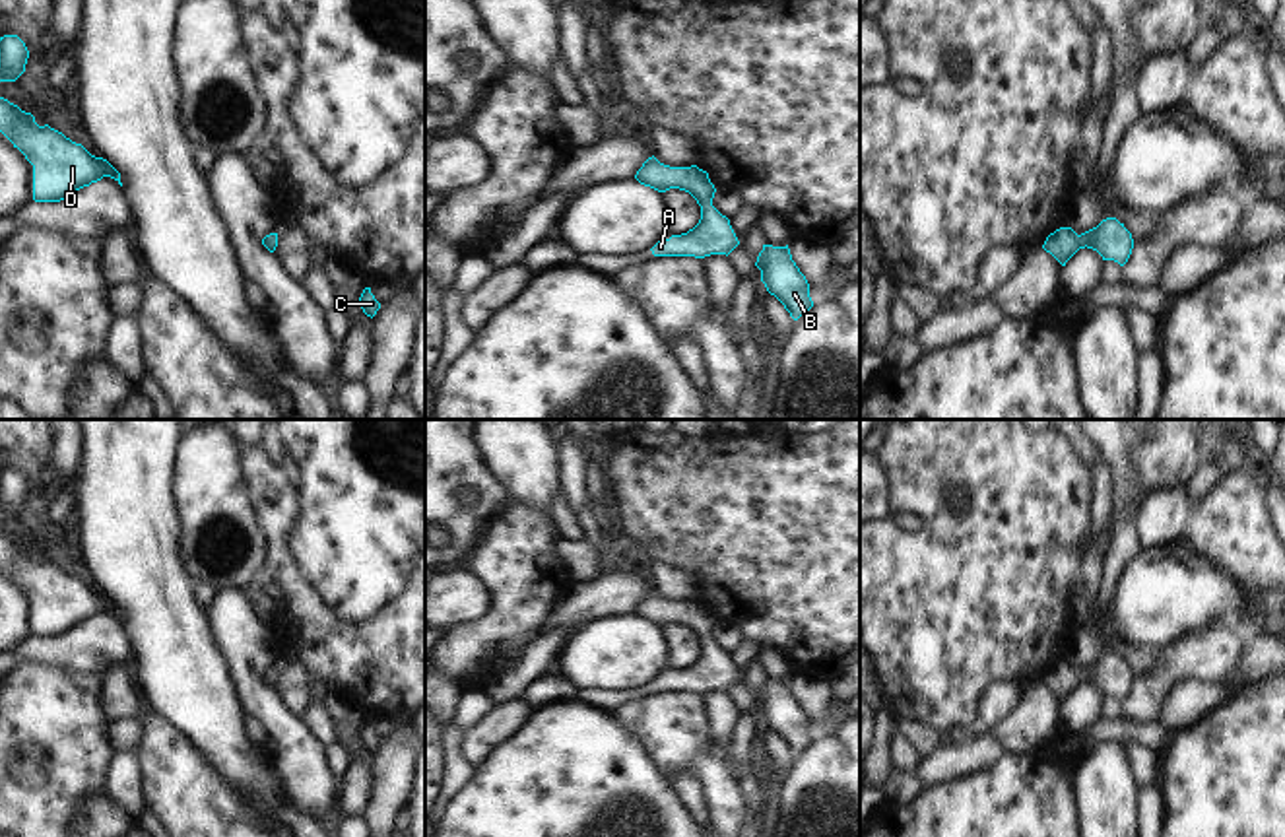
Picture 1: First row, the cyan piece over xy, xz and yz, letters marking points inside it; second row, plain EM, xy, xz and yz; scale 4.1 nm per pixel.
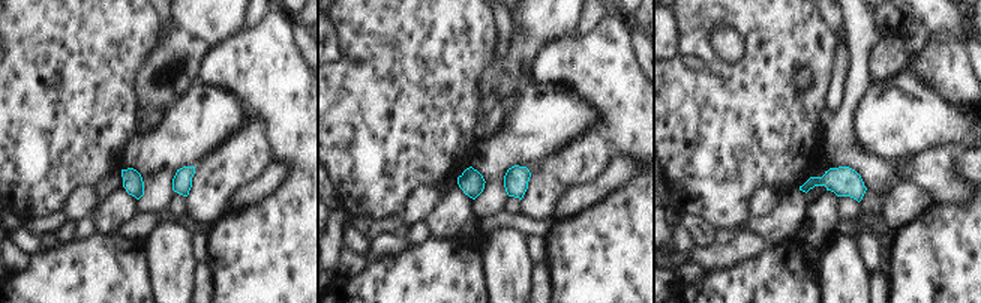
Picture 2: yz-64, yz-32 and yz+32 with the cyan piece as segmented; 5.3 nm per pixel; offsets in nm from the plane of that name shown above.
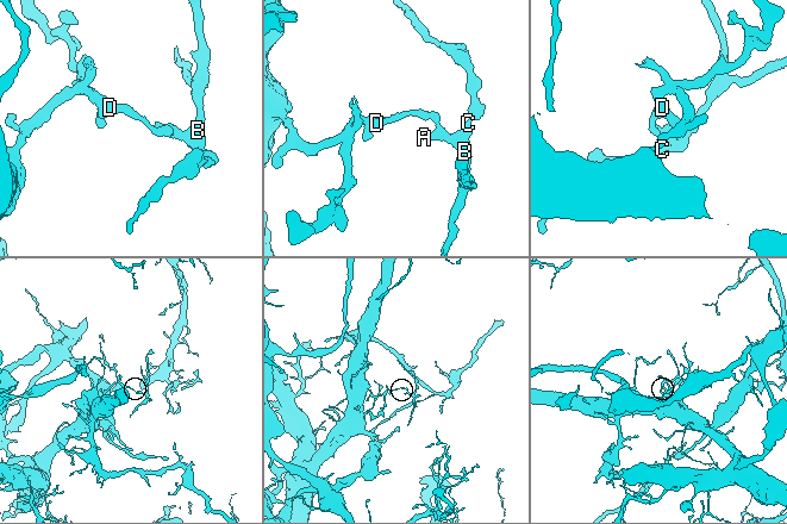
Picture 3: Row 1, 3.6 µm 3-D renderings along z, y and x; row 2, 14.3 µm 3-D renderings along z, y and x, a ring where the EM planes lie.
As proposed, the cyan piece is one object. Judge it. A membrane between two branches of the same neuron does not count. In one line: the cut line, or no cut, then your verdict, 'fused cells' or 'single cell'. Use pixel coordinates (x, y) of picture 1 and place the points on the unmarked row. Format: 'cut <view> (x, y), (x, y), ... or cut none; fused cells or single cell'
cut none; single cell

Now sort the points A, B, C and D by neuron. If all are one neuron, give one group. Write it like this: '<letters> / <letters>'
A B C D

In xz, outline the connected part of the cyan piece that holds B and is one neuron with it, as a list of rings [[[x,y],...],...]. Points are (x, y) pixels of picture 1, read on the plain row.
[[[763,680],[755,701],[761,705],[767,726],[784,740],[794,755],[813,742],[809,719],[792,695],[788,680]]]

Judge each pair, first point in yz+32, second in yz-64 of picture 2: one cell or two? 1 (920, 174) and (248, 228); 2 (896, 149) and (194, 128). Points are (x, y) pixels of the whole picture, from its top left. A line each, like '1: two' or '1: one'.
1: two
2: one

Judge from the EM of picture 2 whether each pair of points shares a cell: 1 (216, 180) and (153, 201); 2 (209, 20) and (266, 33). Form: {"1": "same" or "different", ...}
{"1": "different", "2": "different"}

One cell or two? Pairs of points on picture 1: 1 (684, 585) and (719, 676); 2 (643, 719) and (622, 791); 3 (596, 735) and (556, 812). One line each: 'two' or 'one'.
1: two
2: two
3: one

